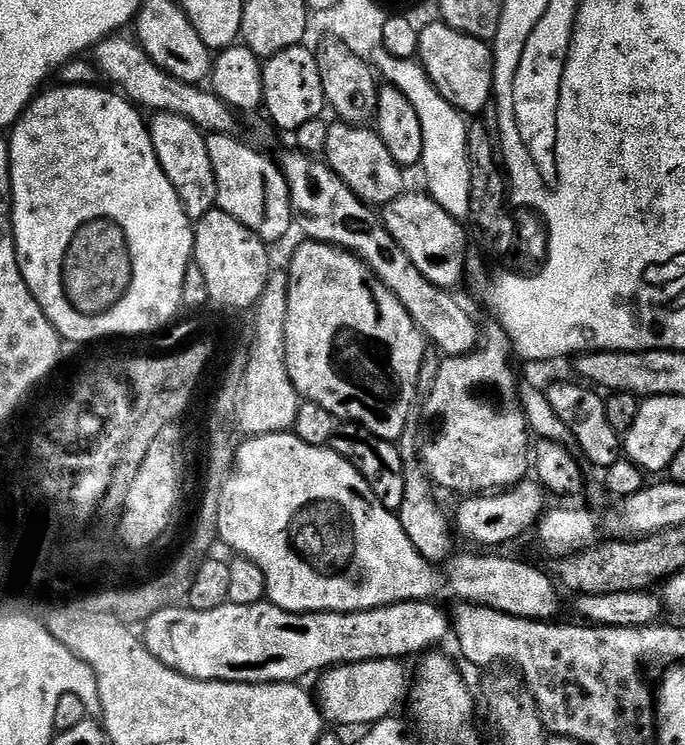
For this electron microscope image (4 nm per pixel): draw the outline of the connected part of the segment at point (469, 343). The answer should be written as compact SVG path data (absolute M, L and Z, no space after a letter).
M356 228L356 247L353 253L365 261L376 273L376 279L382 281L399 298L402 306L410 314L412 321L424 331L425 337L432 340L449 357L464 356L473 352L481 343L480 328L472 317L472 312L451 291L434 286L412 264L405 252L380 252L376 248L376 236L368 236L364 228Z

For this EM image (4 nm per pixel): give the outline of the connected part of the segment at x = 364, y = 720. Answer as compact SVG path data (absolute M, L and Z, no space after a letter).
M363 660L357 664L341 664L333 666L323 673L324 700L322 699L322 711L329 721L336 724L364 724L371 726L380 720L389 719L392 712L404 700L404 695L409 695L410 680L408 684L408 672L403 668L400 660Z

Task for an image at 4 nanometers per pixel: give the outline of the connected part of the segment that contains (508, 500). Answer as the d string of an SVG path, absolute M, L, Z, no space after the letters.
M521 482L507 490L495 494L476 494L454 514L454 524L459 535L473 540L476 544L508 544L528 531L535 529L545 515L544 492L539 483Z

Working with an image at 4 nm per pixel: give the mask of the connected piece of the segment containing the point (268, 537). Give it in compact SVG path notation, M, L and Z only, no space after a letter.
M287 431L245 439L236 452L234 499L222 517L220 539L261 569L271 603L288 612L365 612L408 600L436 602L439 596L444 600L458 596L462 602L497 608L528 620L548 622L559 617L560 592L555 582L524 560L456 554L443 565L444 572L439 572L441 569L415 548L405 521L384 505L368 477L347 455L339 456L332 450L302 442Z

